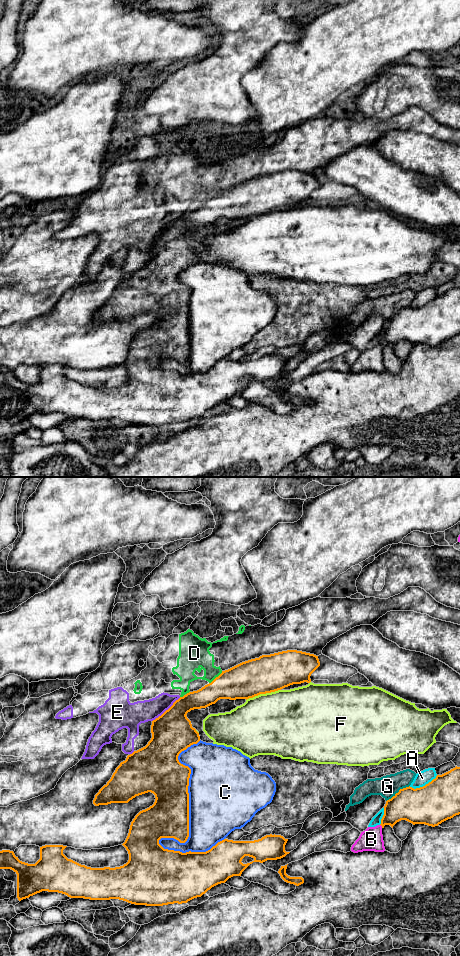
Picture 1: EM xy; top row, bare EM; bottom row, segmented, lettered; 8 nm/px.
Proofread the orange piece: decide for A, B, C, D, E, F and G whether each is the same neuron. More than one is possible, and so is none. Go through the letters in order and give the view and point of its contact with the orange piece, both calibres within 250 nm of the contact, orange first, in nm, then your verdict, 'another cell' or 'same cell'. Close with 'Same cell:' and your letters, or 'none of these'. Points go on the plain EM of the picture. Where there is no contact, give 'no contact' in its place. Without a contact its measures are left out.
A: xy (423, 306) | 340/120 nm | another cell
B: xy (381, 345) | 240/180 nm | another cell
C: xy (188, 323) | 320/500 nm | another cell
D: xy (216, 197) | 300/220 nm | another cell
E: xy (166, 230) | 340/180 nm | another cell
F: xy (263, 213) | 300/480 nm | another cell
G: xy (398, 312) | 300/180 nm | another cell
Same cell: none of these

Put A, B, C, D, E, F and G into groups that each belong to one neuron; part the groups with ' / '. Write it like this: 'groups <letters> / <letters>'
groups A / B / C / D E / F / G

